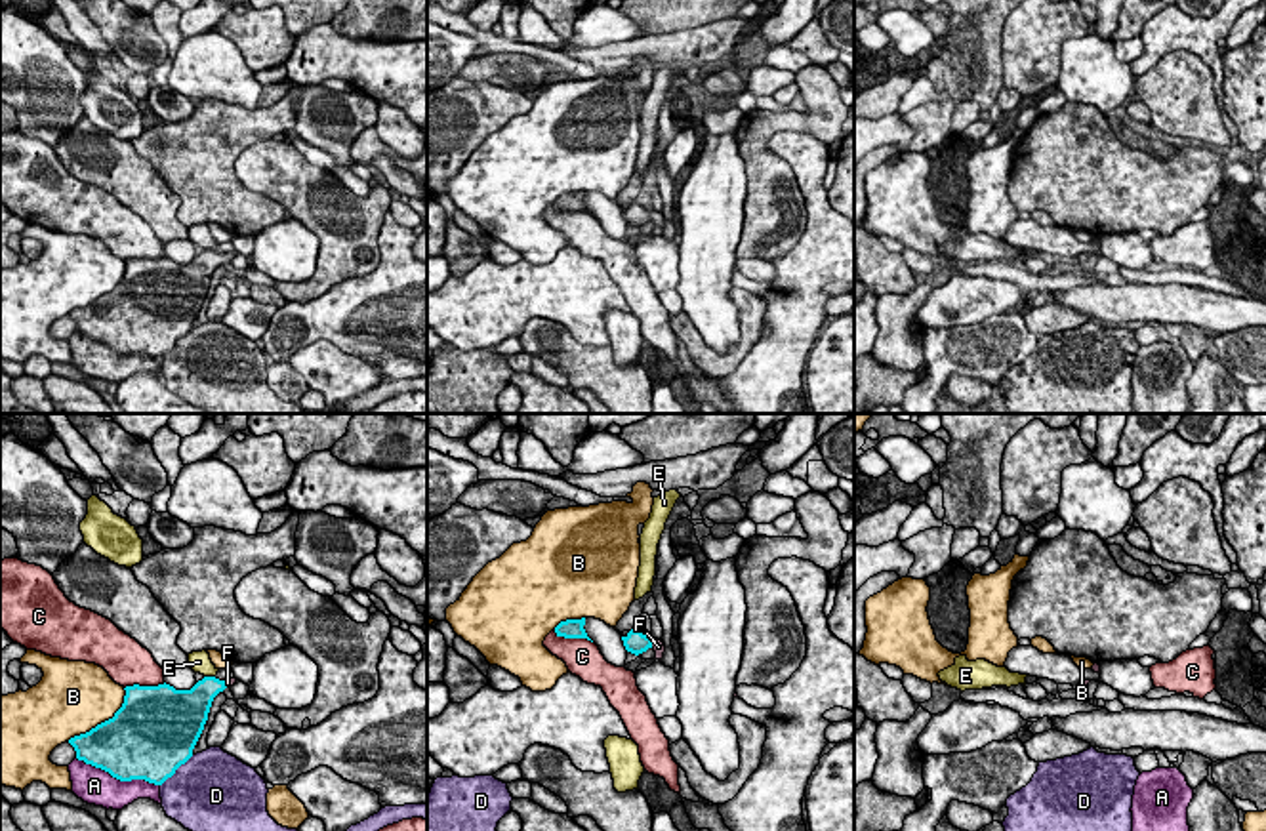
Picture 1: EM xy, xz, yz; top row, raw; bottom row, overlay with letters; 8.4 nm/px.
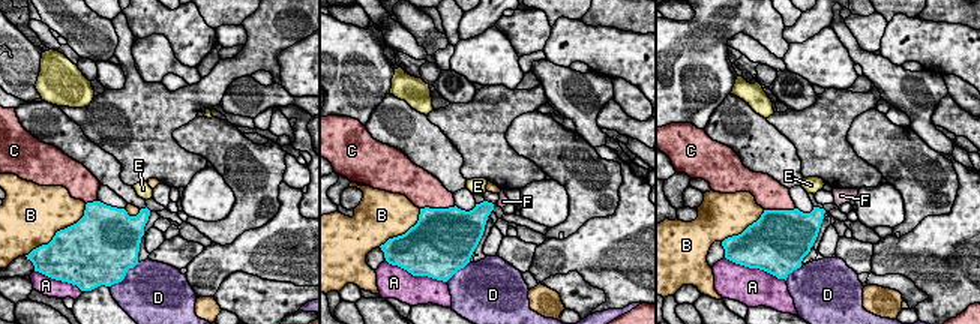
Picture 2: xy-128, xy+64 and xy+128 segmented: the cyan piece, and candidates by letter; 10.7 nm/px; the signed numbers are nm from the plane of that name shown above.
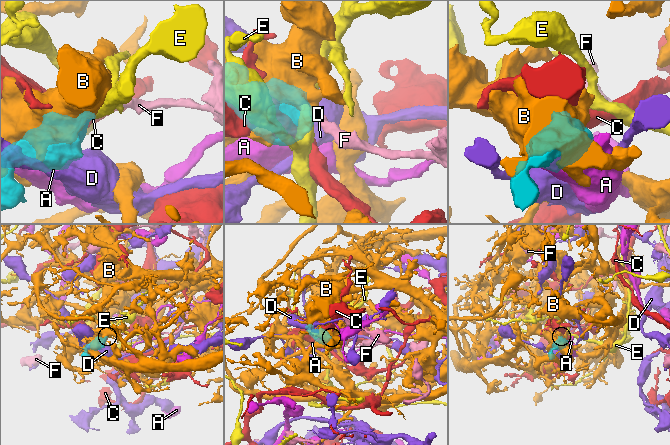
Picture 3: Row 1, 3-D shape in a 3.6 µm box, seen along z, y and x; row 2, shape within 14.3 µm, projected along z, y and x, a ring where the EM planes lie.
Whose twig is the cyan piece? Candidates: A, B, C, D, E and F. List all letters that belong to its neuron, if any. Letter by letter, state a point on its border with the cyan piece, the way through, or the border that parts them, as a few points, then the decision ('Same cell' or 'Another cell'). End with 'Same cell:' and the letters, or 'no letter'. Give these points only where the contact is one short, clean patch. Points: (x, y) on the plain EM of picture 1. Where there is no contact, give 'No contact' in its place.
A: Touches cyan at xy (119, 351). Another cell
B: Touches cyan at xy (102, 296). Another cell
C: Touches cyan at xz (572, 210). Another cell
D: Touches cyan at xy (176, 342). Another cell
E: Touches cyan at xy (210, 250). Boundary: xy (204, 248), (214, 250). Another cell
F: Touches cyan at xz (651, 216). Path across: xz (635, 216), (651, 216), (658, 220). Same cell
Same cell: F

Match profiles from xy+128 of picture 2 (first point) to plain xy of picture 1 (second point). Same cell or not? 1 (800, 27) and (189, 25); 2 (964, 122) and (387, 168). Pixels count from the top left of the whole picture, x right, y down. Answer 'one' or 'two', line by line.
1: one
2: two

